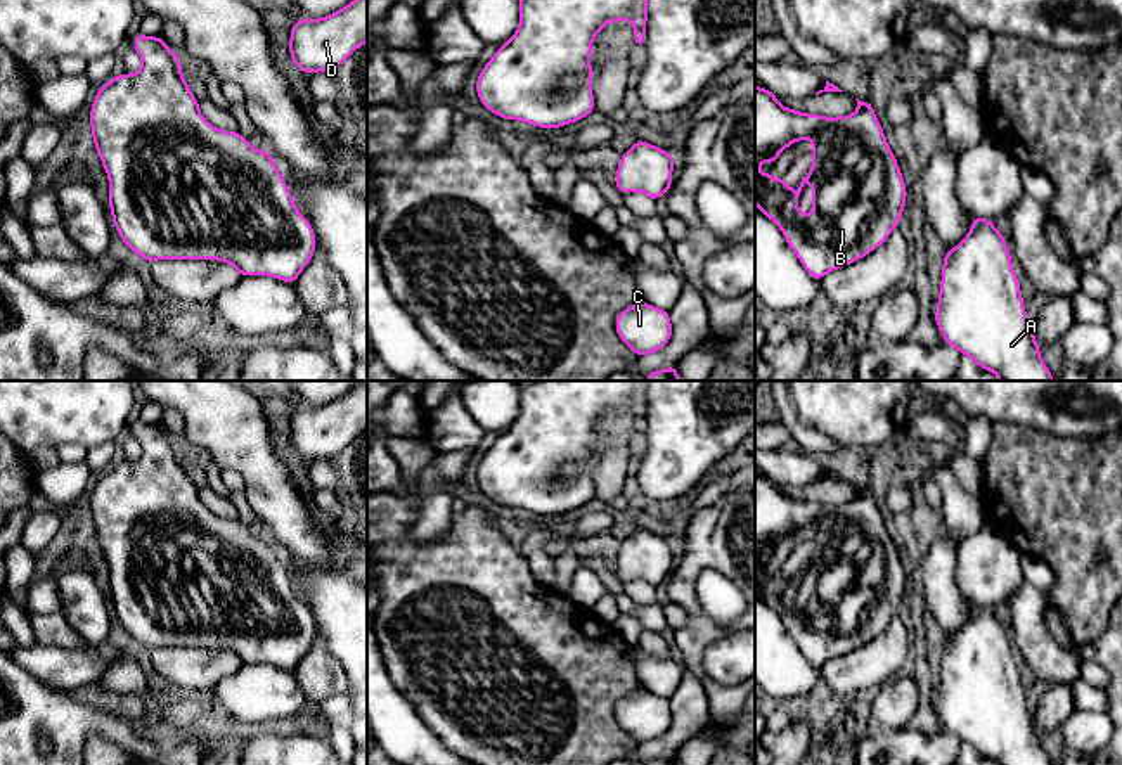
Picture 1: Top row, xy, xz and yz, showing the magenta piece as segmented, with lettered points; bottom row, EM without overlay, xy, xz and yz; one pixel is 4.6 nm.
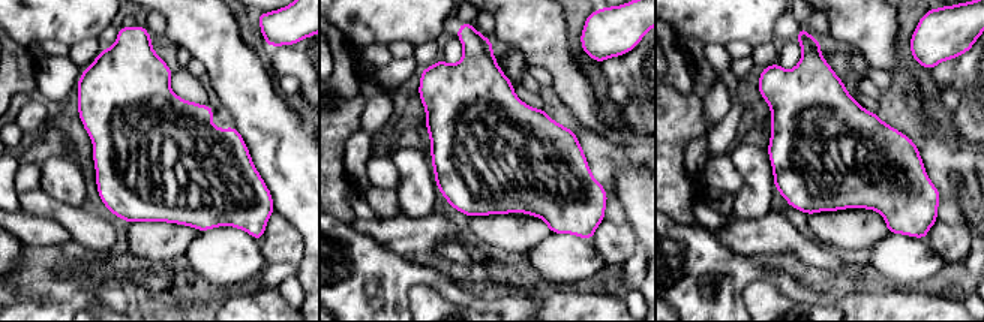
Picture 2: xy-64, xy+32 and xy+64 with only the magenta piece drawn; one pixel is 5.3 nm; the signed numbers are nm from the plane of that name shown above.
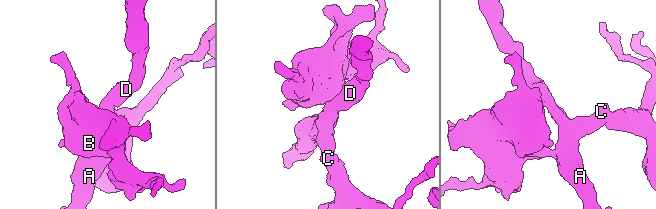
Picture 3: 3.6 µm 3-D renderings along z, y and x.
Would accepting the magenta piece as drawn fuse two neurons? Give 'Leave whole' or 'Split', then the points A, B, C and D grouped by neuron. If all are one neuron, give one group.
Leave whole. Groups: A B C D

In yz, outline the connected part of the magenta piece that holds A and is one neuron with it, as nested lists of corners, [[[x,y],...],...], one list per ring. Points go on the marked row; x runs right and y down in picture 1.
[[[971,216],[968,235],[952,249],[945,251],[942,263],[940,296],[935,310],[935,324],[947,344],[954,346],[961,355],[971,358],[983,370],[999,376],[999,381],[1056,381],[1044,363],[1039,343],[1027,322],[1027,310],[1004,234],[997,232],[989,218]]]

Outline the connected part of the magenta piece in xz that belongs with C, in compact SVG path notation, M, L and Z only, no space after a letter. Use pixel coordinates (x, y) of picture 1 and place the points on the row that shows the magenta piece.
M646 301L630 305L615 318L618 338L635 353L651 355L663 350L672 334L670 312Z

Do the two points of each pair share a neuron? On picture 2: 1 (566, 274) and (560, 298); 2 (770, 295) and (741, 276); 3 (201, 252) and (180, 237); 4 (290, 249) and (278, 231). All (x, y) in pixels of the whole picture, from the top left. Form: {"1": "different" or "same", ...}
{"1": "different", "2": "different", "3": "different", "4": "same"}

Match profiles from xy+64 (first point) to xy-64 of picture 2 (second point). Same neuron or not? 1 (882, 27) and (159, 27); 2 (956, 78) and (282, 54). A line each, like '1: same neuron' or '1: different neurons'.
1: different neurons
2: same neuron

